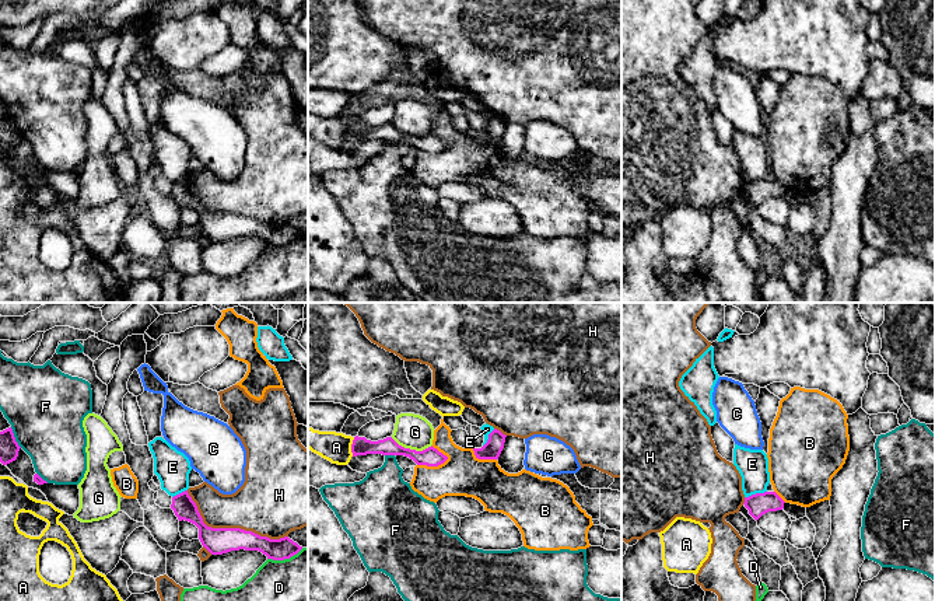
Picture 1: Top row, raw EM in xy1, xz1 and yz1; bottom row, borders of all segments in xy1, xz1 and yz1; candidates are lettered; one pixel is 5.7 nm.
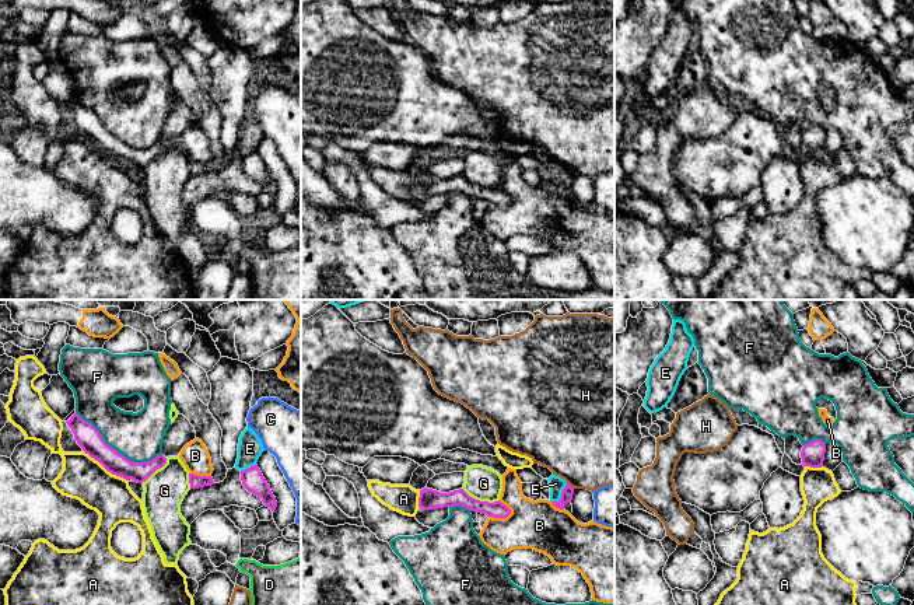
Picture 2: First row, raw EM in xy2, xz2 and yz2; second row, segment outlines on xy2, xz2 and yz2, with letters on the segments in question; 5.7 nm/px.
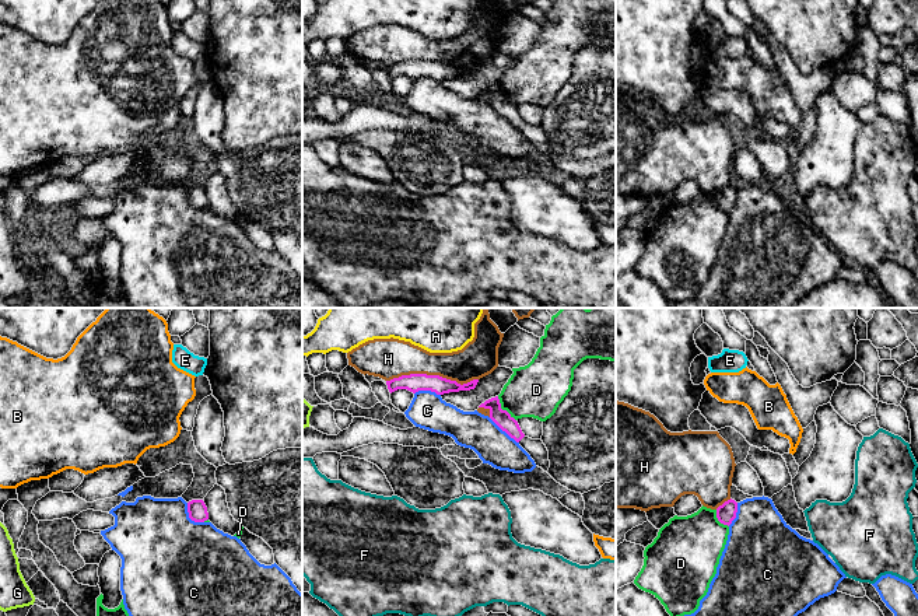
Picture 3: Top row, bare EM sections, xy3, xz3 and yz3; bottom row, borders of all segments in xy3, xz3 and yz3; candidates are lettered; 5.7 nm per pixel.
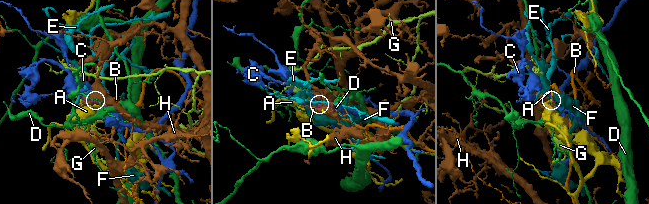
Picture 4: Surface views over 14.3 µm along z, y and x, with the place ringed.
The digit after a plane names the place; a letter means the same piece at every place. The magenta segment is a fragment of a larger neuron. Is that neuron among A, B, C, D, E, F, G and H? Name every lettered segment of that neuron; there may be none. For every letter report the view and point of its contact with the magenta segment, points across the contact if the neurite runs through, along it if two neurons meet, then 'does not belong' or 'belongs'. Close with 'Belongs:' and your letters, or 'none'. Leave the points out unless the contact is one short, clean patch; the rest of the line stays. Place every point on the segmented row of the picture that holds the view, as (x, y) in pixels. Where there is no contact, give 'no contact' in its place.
A: contact xy2 (105, 468); does not belong
B: contact xz1 (433, 465); border xz1 (448, 457), (437, 465), (417, 465); does not belong
C: contact xy3 (189, 517); does not belong
D: contact xy1 (284, 558); does not belong
E: contact xz2 (561, 495); border xz2 (567, 483), (561, 496), (552, 502); does not belong
F: contact xy2 (116, 451); does not belong
G: contact xz1 (412, 450); border xz1 (391, 437), (399, 444), (416, 450), (424, 450), (431, 446); does not belong
H: contact xy1 (230, 528); does not belong
Belongs: none

